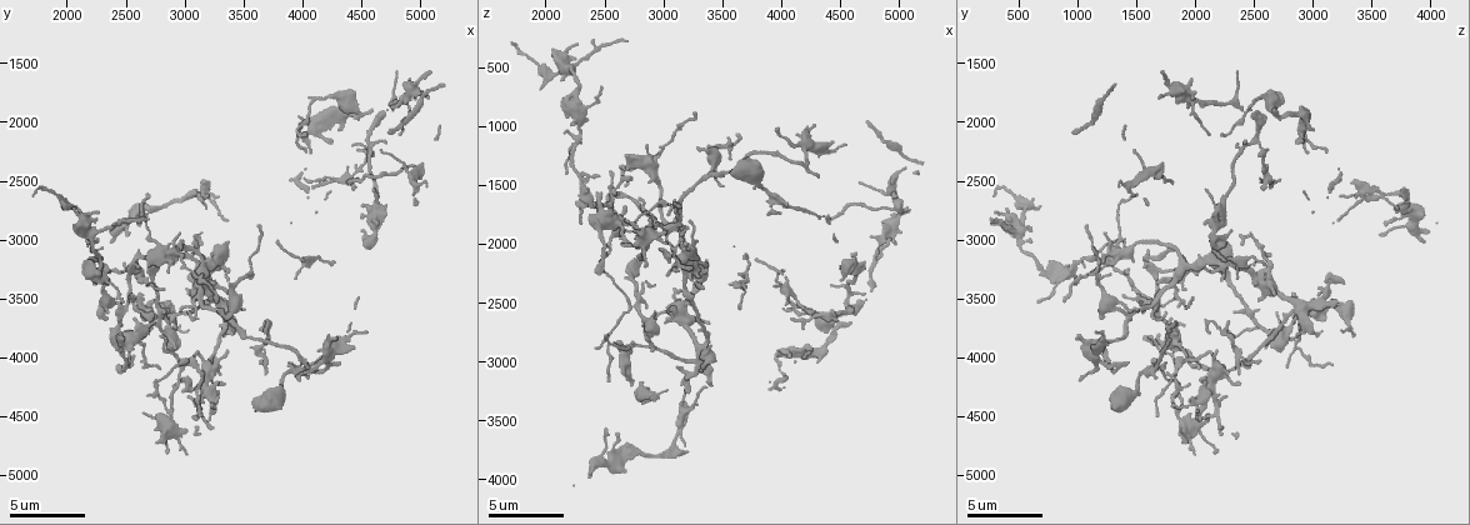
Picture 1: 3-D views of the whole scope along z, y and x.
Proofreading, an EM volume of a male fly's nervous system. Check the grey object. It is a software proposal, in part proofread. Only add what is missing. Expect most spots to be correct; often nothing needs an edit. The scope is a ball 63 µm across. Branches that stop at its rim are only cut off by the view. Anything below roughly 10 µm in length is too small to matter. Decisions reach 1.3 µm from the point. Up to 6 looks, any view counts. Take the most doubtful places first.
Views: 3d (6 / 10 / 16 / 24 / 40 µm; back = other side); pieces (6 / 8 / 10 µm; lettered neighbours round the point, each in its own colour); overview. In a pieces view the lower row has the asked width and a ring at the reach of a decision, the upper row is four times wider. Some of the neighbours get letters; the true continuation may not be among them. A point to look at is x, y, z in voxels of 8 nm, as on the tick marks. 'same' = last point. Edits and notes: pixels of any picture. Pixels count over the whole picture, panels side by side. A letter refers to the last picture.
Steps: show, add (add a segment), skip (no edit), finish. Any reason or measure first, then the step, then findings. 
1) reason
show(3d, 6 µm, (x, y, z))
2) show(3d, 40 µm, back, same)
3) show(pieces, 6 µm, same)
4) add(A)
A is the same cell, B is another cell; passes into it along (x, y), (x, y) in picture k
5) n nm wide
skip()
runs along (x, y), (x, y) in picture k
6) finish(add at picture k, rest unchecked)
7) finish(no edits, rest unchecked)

show(pieces, 6 µm, (4740, 2080, 960))

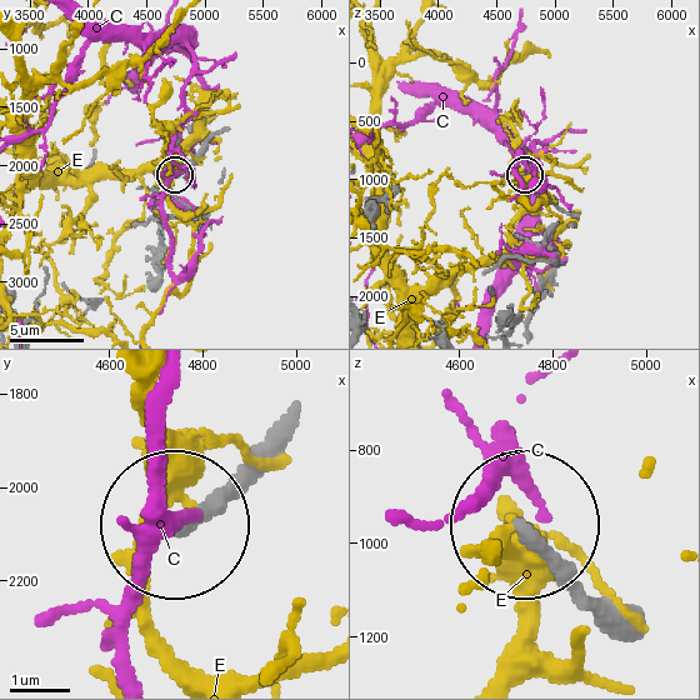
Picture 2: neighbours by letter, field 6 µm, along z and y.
230 nm wide
skip()
C and E are other cells; none of them fits

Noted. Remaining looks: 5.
free end
show(pieces, 8 µm, (3140, 3040, 2400))

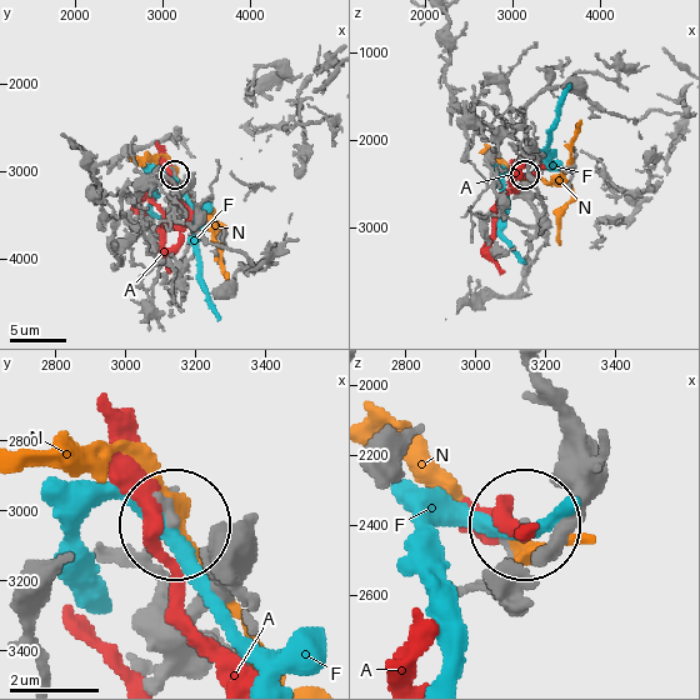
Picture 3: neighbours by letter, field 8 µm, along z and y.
skip()
A, F and N are other cells; none of them fits

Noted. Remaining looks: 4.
branch stops here
show(pieces, 6 µm, (3660, 2900, 1060))

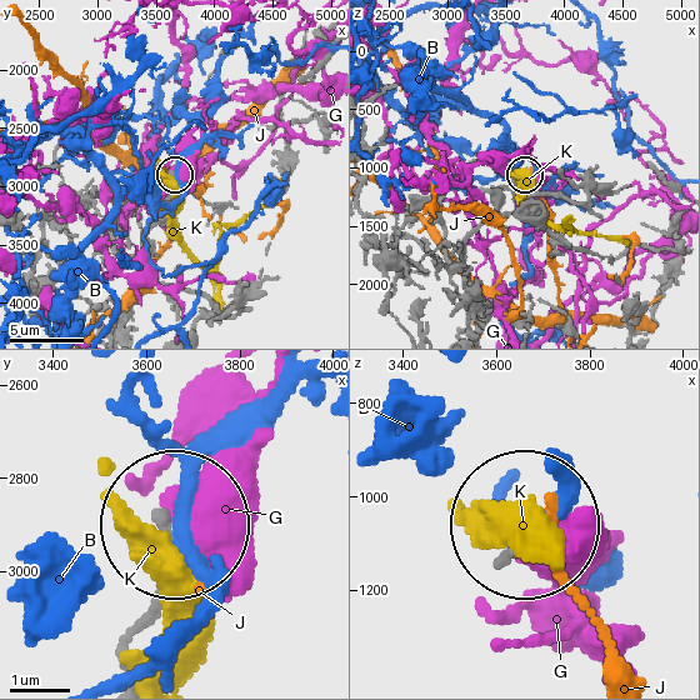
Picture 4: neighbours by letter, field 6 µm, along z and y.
190 nm wide
skip()
B, G, J and K are other cells; none of them fits

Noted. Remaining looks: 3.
finish(no edits, rest unchecked)

